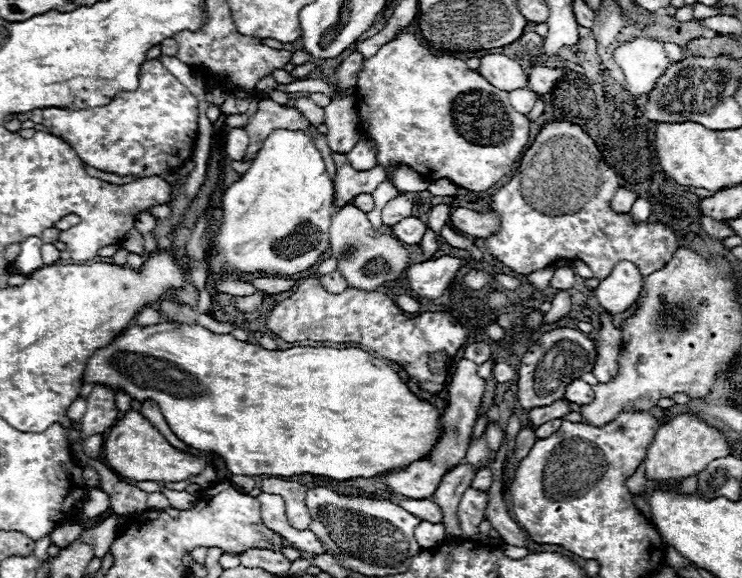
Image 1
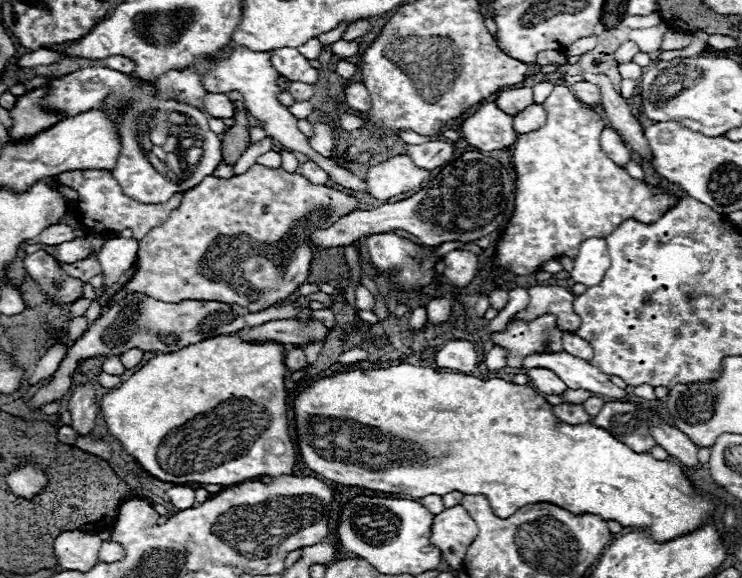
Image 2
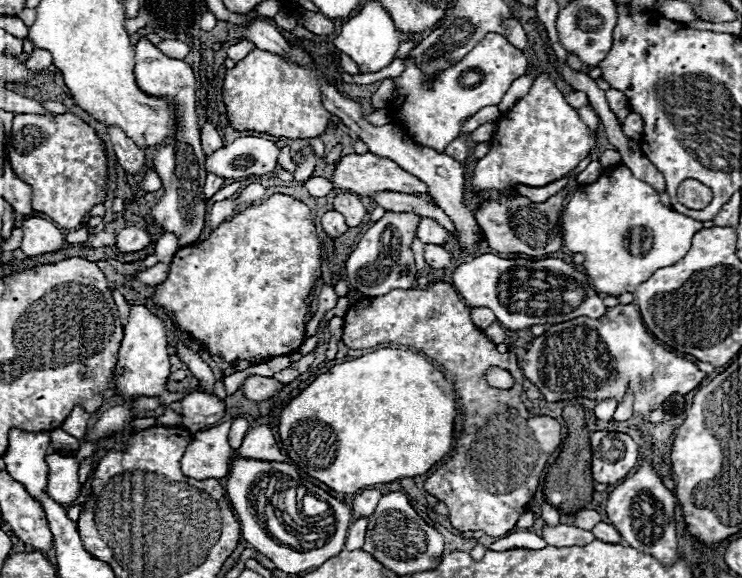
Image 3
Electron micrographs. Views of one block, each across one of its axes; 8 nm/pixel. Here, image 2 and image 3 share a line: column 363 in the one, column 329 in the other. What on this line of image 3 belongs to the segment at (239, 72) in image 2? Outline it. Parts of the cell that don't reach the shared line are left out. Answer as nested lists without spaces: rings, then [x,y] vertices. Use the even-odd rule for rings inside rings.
[[[312,176],[304,186],[306,186],[308,192],[310,192],[312,196],[316,196],[316,198],[326,196],[326,194],[332,190],[332,182],[330,182],[328,178],[322,178],[322,176]]]

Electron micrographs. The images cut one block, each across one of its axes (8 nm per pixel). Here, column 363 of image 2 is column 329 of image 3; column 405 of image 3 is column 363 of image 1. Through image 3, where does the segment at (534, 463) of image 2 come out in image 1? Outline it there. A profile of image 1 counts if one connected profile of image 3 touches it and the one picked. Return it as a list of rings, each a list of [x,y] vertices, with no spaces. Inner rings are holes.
[[[154,324],[154,326],[132,326],[130,330],[122,332],[120,336],[116,336],[106,348],[100,348],[92,354],[92,358],[86,364],[84,370],[84,382],[92,382],[92,384],[106,384],[110,388],[124,388],[132,398],[136,400],[154,400],[170,430],[188,446],[196,448],[196,450],[204,450],[204,452],[212,452],[218,454],[224,462],[226,468],[230,470],[232,476],[260,476],[260,474],[268,474],[268,476],[294,476],[294,474],[314,474],[314,476],[326,476],[332,480],[352,480],[352,478],[372,478],[390,470],[400,470],[410,466],[416,460],[424,460],[426,456],[432,454],[434,446],[438,444],[438,440],[444,434],[442,422],[440,422],[440,412],[438,408],[428,402],[428,400],[420,400],[416,394],[412,394],[408,390],[408,384],[380,358],[374,358],[372,354],[360,350],[360,348],[312,348],[312,346],[296,346],[290,350],[266,350],[258,344],[248,344],[248,342],[240,342],[230,334],[212,334],[206,328],[198,326],[198,324]]]

